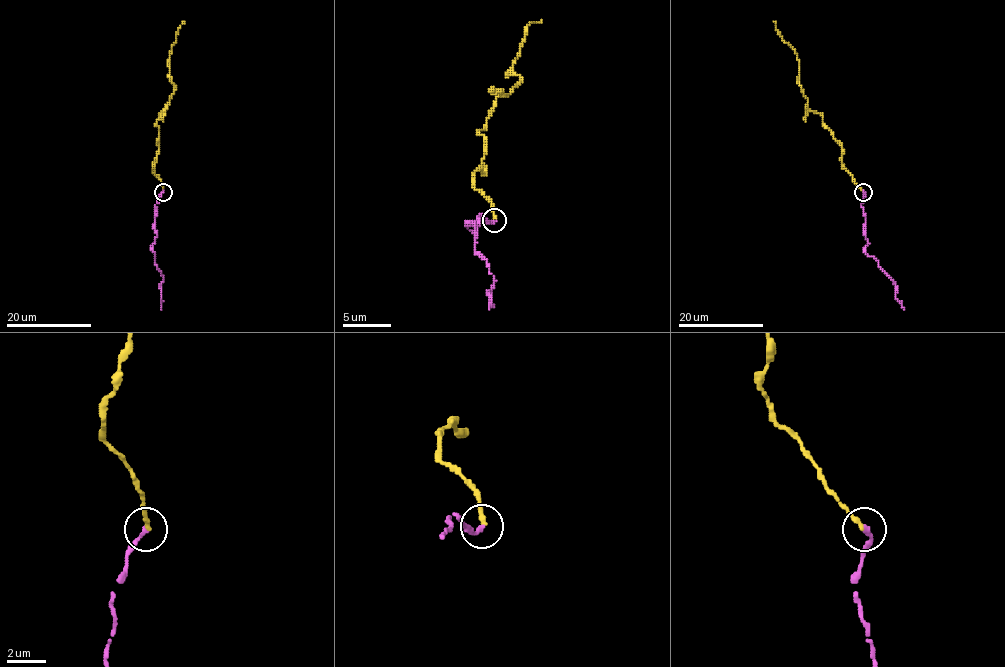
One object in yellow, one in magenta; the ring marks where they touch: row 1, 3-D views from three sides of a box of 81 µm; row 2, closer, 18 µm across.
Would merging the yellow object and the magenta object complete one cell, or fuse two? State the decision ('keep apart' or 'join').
join

